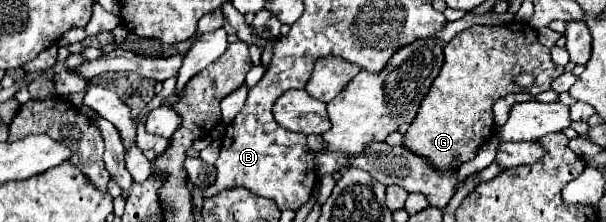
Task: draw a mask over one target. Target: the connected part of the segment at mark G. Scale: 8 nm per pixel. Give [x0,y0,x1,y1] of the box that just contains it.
[401,21,563,171]

